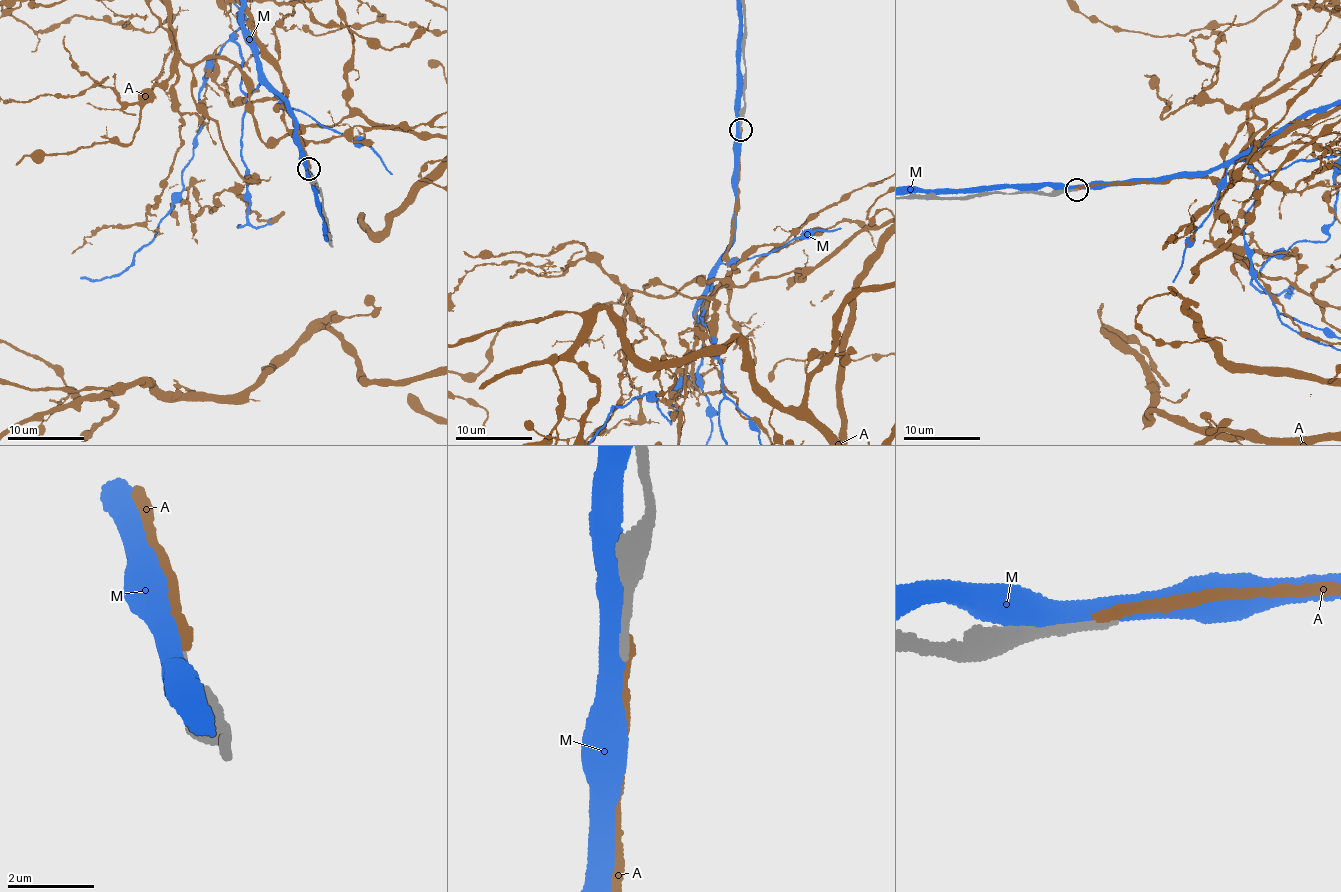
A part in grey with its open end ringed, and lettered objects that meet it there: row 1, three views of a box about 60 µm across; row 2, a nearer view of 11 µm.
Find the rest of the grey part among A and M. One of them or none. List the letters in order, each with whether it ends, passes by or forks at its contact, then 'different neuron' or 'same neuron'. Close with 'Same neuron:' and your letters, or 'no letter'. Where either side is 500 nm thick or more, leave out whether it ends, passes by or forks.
A: it ends; different neuron
M: different neuron
Same neuron: no letter

